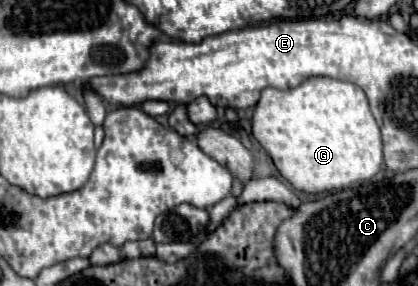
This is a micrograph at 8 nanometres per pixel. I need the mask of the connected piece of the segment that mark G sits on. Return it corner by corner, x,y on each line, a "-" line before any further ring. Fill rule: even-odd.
310,77
302,85
284,91
274,87
264,89
252,115
252,135
272,157
280,175
288,179
294,189
312,195
340,191
352,183
372,179
382,165
380,129
370,113
366,93
354,83
332,77

